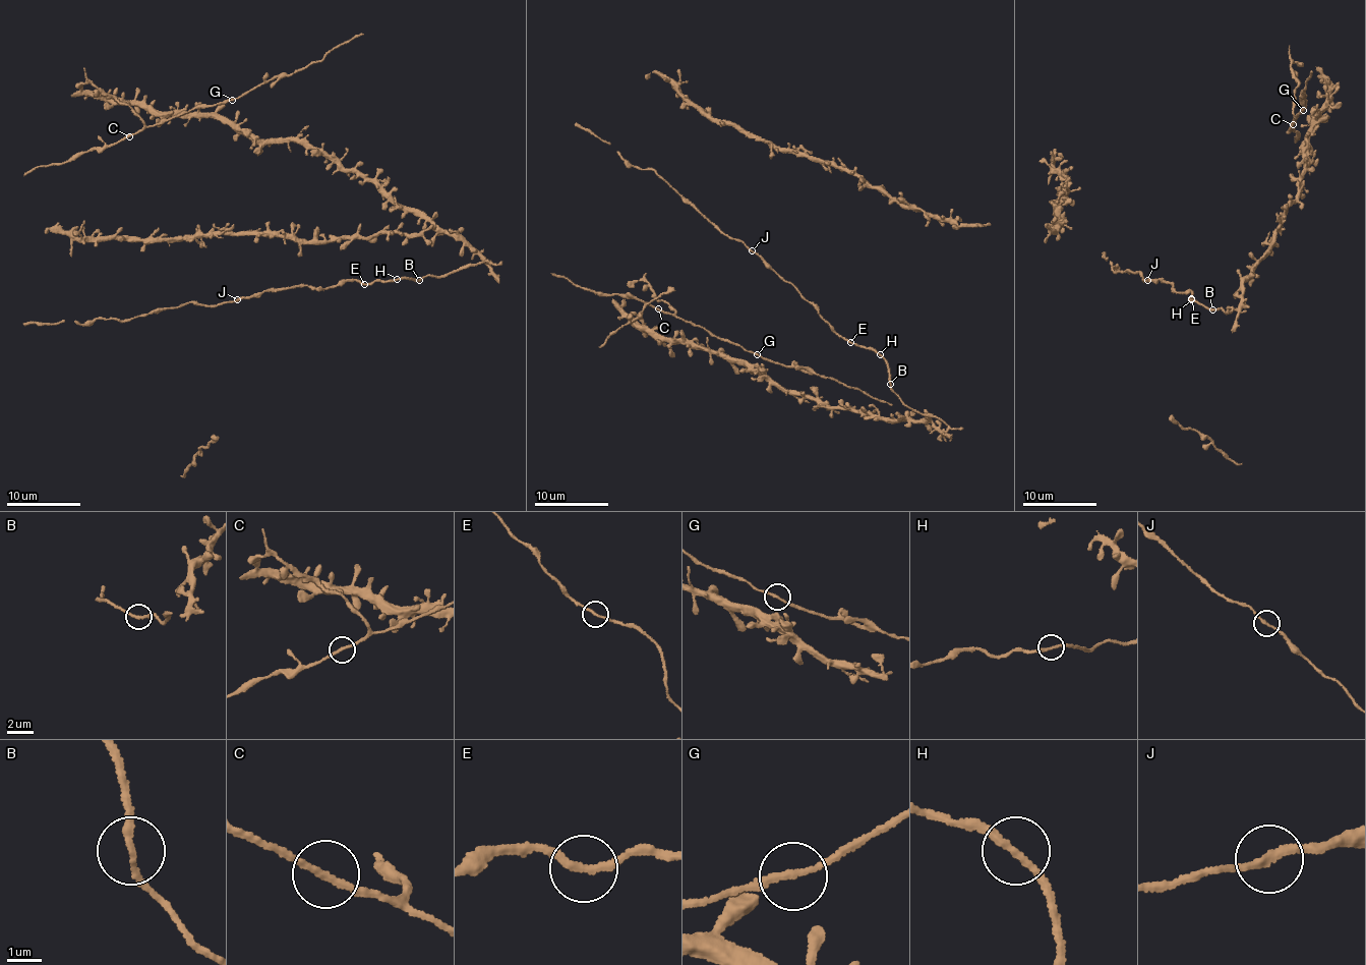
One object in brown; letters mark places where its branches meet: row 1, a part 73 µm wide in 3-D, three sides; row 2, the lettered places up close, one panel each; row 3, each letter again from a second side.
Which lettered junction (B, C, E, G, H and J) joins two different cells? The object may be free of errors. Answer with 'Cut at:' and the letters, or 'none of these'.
Cut at: none of these

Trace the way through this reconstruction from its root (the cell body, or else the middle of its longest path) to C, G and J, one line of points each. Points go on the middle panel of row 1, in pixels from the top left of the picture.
C: (876, 352), (887, 363), (890, 389), (937, 417), (945, 432), (781, 391), (723, 357), (725, 341), (658, 308)
G: (876, 352), (890, 389), (945, 432), (819, 404), (719, 350), (737, 343), (757, 354)
J: (876, 352), (839, 337), (832, 325), (790, 282), (783, 280), (752, 250)

